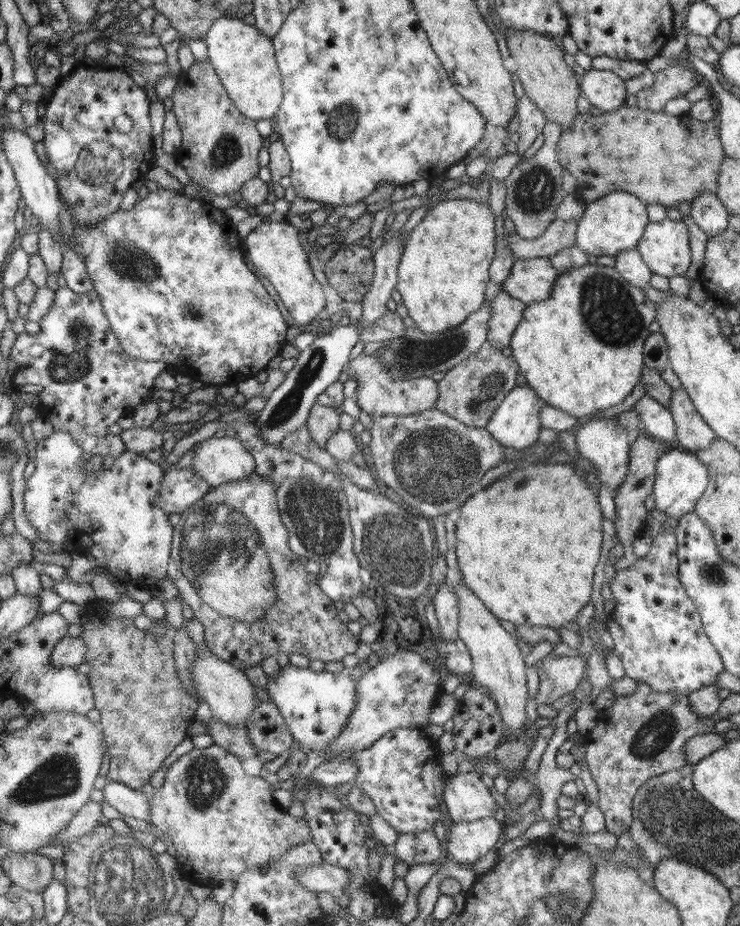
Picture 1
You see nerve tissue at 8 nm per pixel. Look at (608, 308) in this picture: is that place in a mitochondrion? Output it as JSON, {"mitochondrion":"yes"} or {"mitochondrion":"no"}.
{"mitochondrion":"yes"}

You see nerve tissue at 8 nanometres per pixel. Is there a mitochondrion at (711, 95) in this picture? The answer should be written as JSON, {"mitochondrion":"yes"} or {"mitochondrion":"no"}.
{"mitochondrion":"no"}

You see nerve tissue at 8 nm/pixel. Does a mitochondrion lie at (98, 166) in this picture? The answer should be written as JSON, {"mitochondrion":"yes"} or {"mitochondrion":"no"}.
{"mitochondrion":"yes"}

